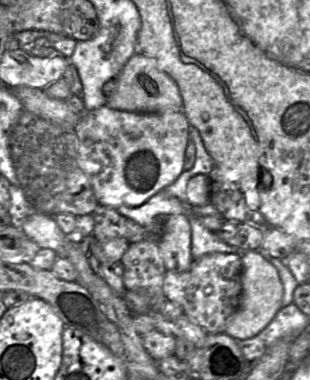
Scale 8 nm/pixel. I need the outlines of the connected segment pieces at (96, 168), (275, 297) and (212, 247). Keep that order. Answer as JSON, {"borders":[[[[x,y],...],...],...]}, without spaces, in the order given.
{"borders":[[[[102,106],[82,113],[74,128],[77,136],[78,163],[90,178],[99,205],[114,209],[122,205],[140,206],[153,195],[172,184],[183,171],[184,155],[189,138],[189,125],[182,109],[142,113]]],[[[248,250],[241,256],[241,282],[242,291],[239,309],[228,320],[224,332],[238,340],[252,338],[262,331],[281,309],[283,299],[283,285],[277,269],[257,250]]],[[[190,212],[188,220],[191,230],[191,253],[194,259],[211,253],[230,253],[232,246],[219,238],[215,232],[204,227],[197,216]]]]}

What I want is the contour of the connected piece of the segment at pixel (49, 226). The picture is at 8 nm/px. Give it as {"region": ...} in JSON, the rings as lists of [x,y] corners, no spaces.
{"region":[[[34,212],[20,223],[20,227],[40,248],[52,249],[58,257],[65,257],[67,235],[58,227],[53,216]]]}

